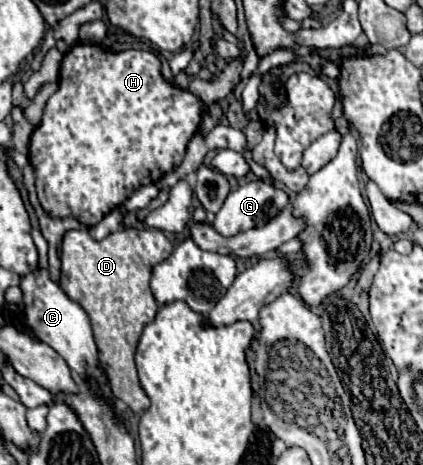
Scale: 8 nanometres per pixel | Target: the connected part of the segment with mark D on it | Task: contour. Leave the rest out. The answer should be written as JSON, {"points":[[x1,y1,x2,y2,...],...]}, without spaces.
{"points":[[122,227,121,231,95,241,87,231,67,231,61,245,61,289,77,301,91,319,99,361,111,381,113,395,125,401,135,413,149,407,149,397,139,385,135,369,135,347,145,323,157,315,157,301,149,289,151,269,169,257,171,241,159,229]]}

